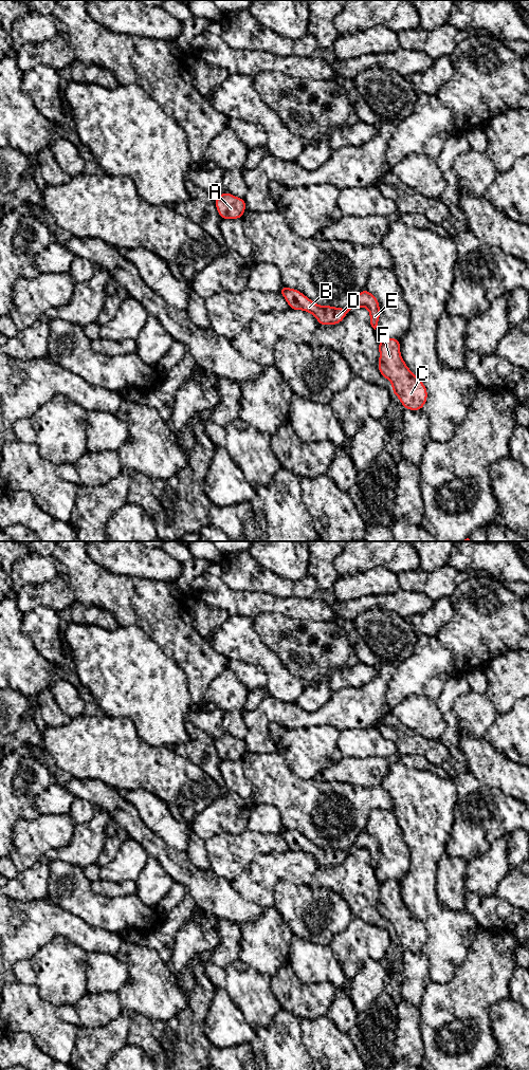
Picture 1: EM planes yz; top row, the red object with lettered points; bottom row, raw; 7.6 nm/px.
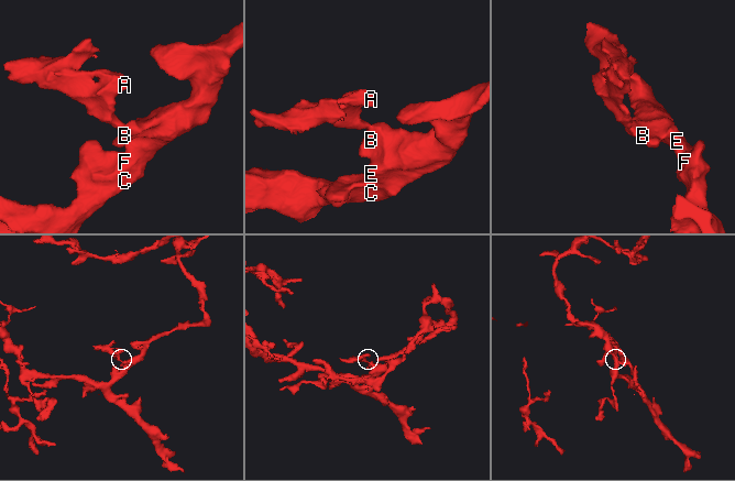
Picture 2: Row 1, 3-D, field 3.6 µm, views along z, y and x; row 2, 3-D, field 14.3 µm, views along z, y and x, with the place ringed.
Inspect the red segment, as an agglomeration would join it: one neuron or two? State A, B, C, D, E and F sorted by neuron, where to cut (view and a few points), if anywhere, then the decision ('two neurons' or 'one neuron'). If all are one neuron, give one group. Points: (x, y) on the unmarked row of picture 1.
A / B C D E F; cut in yz along (285, 828), (279, 832); two neurons

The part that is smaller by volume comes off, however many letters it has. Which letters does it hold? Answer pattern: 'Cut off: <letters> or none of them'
Cut off: A

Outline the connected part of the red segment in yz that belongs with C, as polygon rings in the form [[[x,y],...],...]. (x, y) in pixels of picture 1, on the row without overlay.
[[[394,879],[379,881],[380,902],[378,910],[382,918],[393,925],[393,935],[396,936],[405,951],[421,952],[427,941],[425,926],[408,910],[400,896],[400,882]]]

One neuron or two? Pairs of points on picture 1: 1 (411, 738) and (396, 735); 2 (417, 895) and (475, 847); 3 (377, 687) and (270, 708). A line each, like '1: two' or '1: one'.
1: one
2: two
3: one

